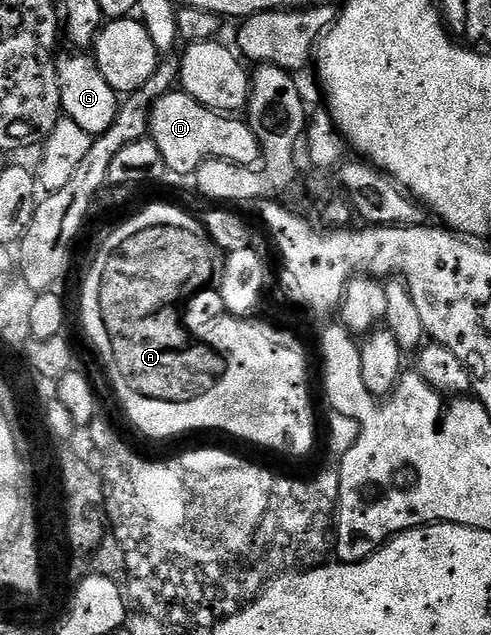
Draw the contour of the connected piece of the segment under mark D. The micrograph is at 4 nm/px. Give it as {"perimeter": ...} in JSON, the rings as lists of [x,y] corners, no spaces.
{"perimeter":[[[182,89],[170,91],[151,106],[149,138],[161,149],[164,168],[175,175],[194,176],[196,169],[210,159],[224,159],[239,167],[254,168],[261,148],[253,129],[239,117],[210,111]]]}

